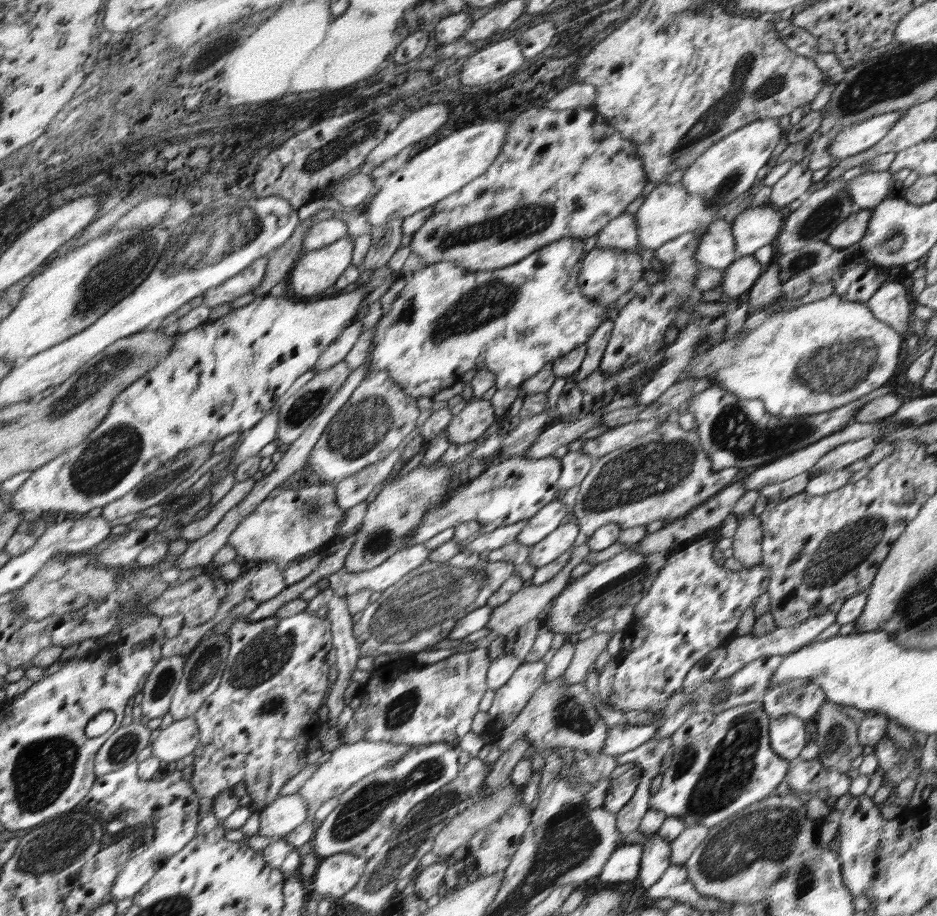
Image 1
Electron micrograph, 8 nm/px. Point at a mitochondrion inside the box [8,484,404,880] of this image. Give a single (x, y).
(42, 770)

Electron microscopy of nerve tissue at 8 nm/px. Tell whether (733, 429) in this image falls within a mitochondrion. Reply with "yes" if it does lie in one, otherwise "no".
yes

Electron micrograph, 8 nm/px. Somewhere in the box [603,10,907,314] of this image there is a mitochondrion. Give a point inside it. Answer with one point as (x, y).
(747, 82)

